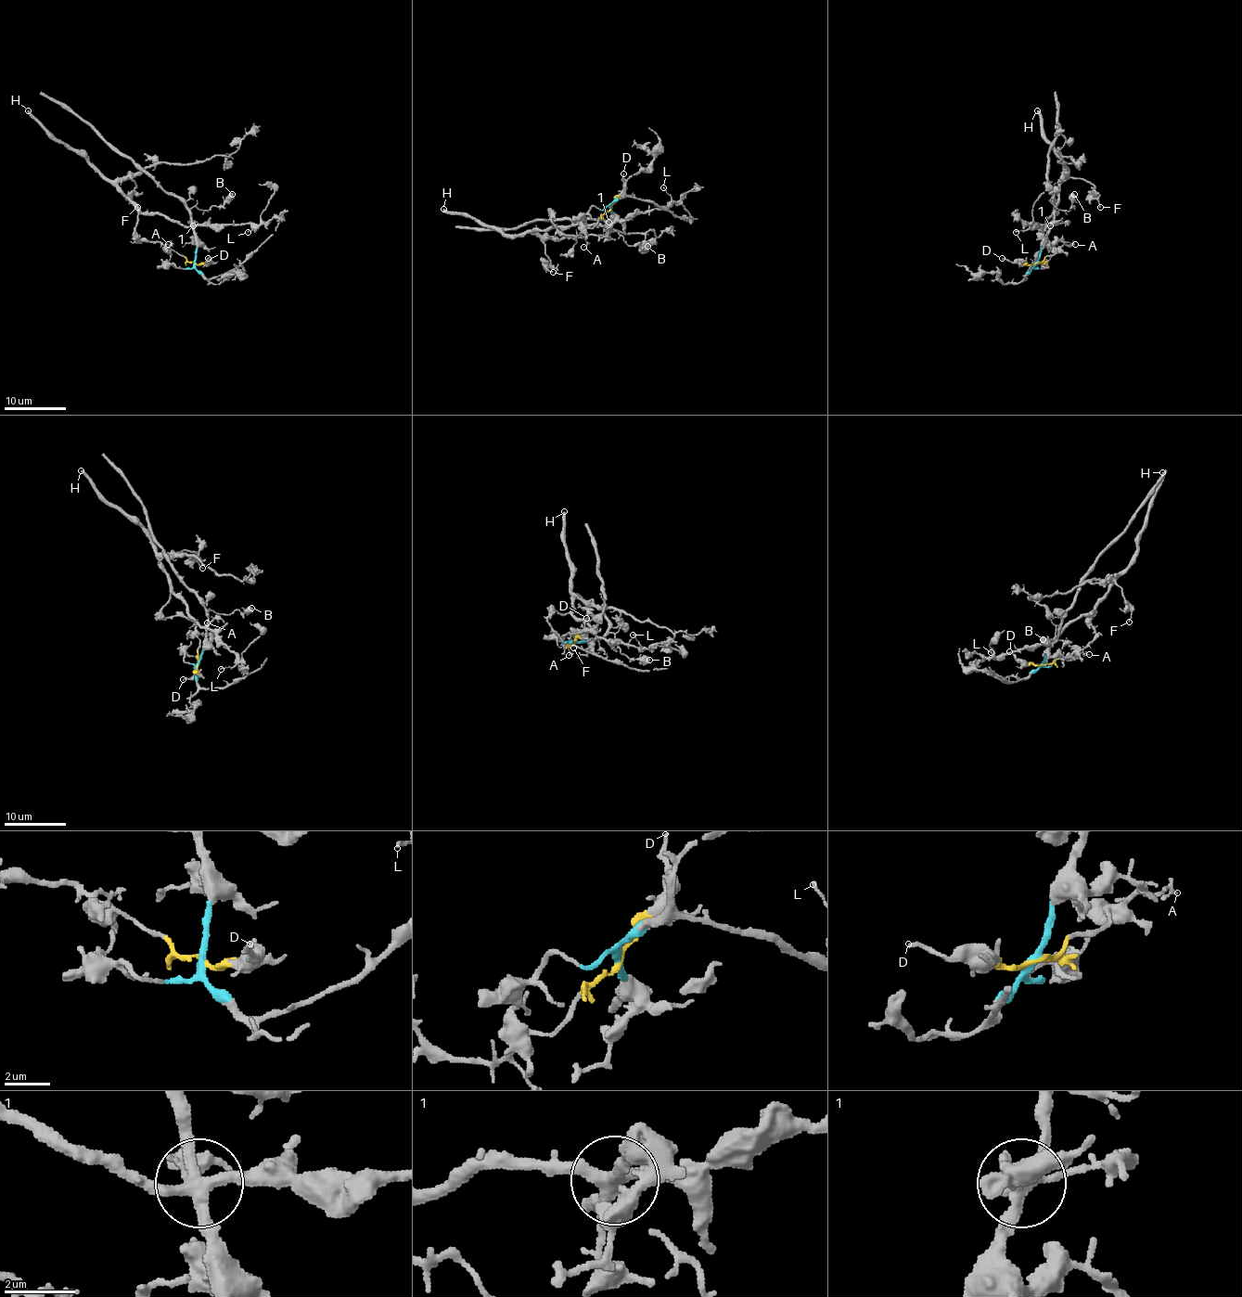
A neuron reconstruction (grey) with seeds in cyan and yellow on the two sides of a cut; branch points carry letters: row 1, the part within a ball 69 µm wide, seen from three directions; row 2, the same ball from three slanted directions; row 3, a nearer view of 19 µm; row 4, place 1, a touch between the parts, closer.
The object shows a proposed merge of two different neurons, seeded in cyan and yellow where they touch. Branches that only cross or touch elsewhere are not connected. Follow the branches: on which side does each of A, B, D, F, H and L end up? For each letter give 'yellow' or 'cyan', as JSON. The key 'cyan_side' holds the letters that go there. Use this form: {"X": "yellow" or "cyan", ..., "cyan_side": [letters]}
{"A": "yellow", "B": "cyan", "D": "yellow", "F": "yellow", "H": "yellow", "L": "yellow", "cyan_side": ["B"]}

